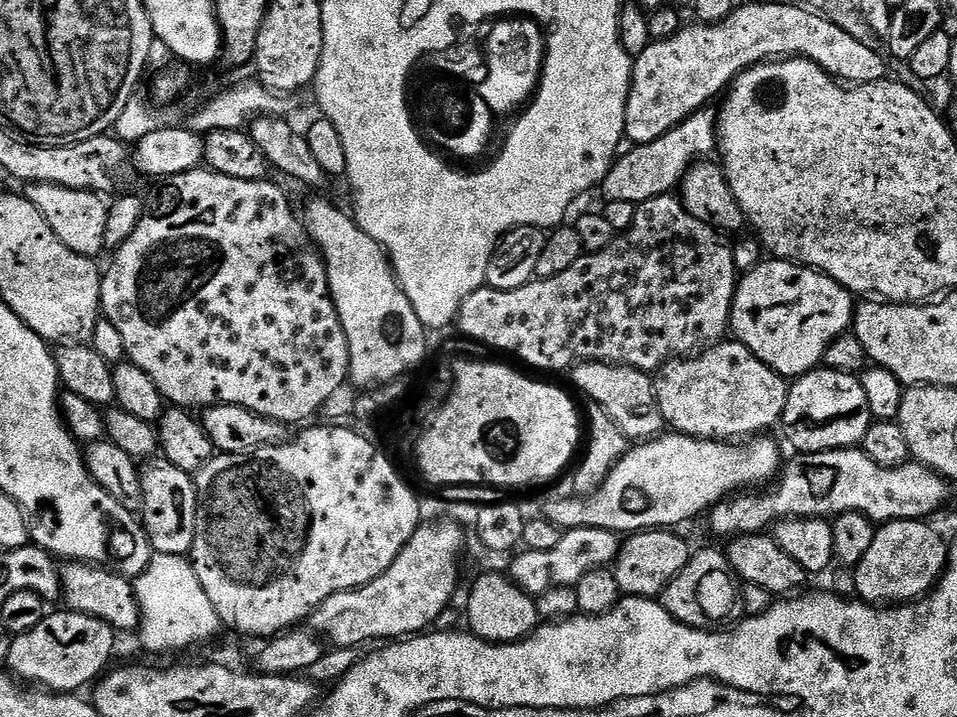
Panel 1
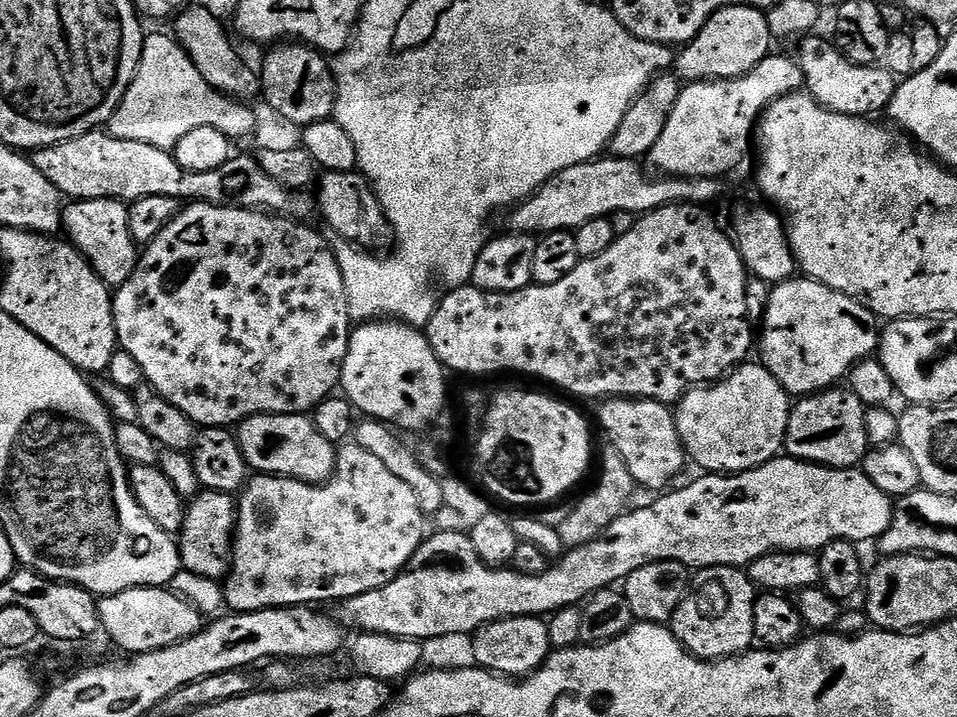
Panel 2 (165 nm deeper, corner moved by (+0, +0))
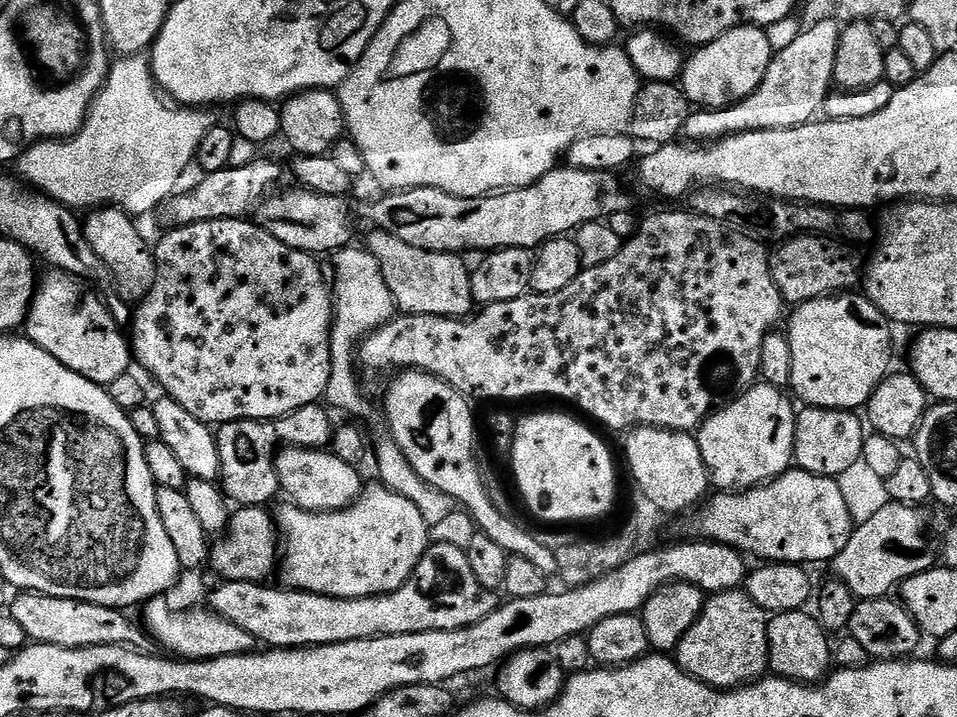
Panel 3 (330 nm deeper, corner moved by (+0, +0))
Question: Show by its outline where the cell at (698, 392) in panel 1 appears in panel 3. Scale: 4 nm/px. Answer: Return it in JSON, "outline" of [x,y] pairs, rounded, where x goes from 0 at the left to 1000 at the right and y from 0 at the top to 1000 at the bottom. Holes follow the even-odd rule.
{"outline":[[[791,533],[778,544],[773,554],[758,569],[750,569],[726,604],[729,622],[734,628],[734,644],[738,644],[740,668],[745,682],[753,688],[781,686],[793,675],[811,669],[824,657],[830,647],[830,616],[832,615],[832,577],[829,559],[819,554],[820,548],[809,537]]]}

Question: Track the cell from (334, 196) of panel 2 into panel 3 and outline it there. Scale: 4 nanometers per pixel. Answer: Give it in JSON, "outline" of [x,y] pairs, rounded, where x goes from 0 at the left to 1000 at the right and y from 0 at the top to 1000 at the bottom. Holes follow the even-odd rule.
{"outline":[[[396,321],[386,325],[383,356],[397,372],[397,389],[403,404],[408,404],[419,437],[427,441],[465,441],[471,446],[494,439],[493,381],[490,370],[485,370],[484,356],[437,349],[437,343],[428,343],[420,338],[420,332],[412,332],[412,326]]]}

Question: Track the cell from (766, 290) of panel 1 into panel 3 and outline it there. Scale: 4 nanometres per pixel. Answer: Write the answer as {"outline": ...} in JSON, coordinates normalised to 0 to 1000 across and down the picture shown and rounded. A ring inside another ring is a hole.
{"outline":[[[870,410],[868,413],[860,413],[854,418],[847,418],[841,424],[831,425],[828,442],[824,439],[823,459],[821,459],[821,467],[825,483],[825,498],[829,506],[828,510],[828,531],[827,545],[832,545],[831,556],[839,561],[845,569],[880,569],[883,572],[899,572],[907,562],[907,556],[913,550],[913,544],[923,533],[925,524],[929,523],[930,512],[928,506],[932,502],[932,463],[930,456],[930,448],[928,442],[922,439],[922,437],[907,418],[906,413],[902,410]]]}

